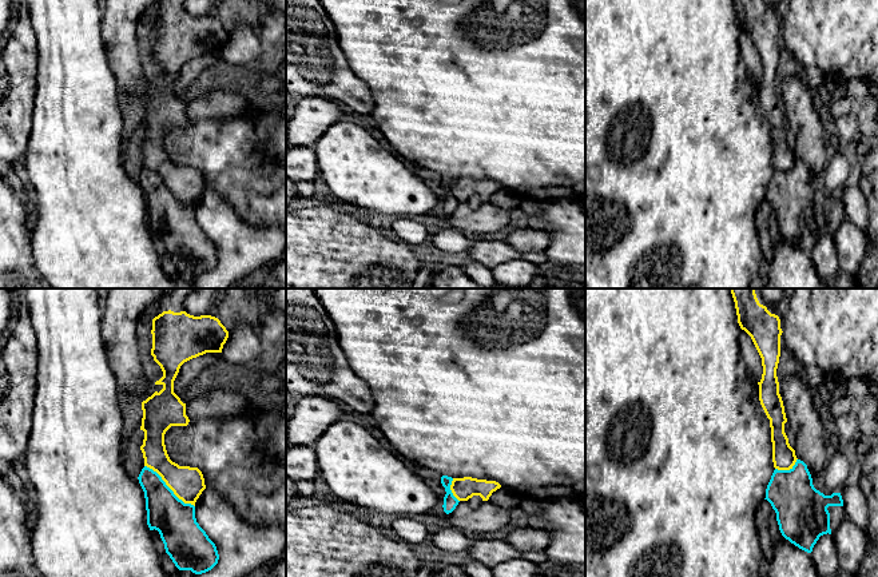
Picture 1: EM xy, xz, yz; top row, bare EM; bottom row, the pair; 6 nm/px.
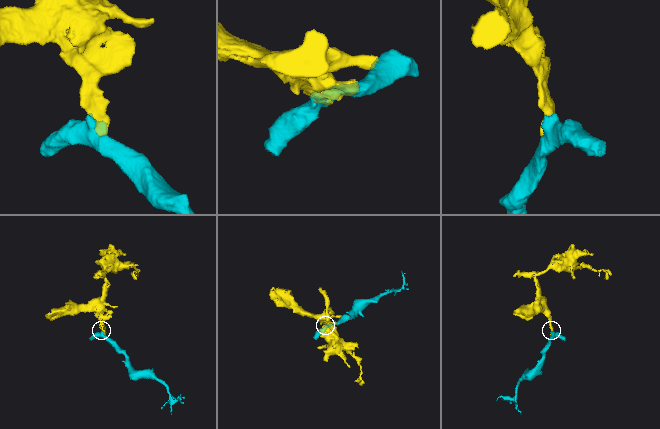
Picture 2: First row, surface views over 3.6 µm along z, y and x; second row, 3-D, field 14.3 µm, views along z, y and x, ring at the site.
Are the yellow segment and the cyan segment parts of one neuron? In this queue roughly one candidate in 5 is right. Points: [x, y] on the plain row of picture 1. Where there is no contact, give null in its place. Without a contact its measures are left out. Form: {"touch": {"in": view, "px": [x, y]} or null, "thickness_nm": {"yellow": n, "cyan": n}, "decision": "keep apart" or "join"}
{"touch": {"in": "xy", "px": [169, 187]}, "thickness_nm": {"yellow": 200, "cyan": 240}, "decision": "keep apart"}

